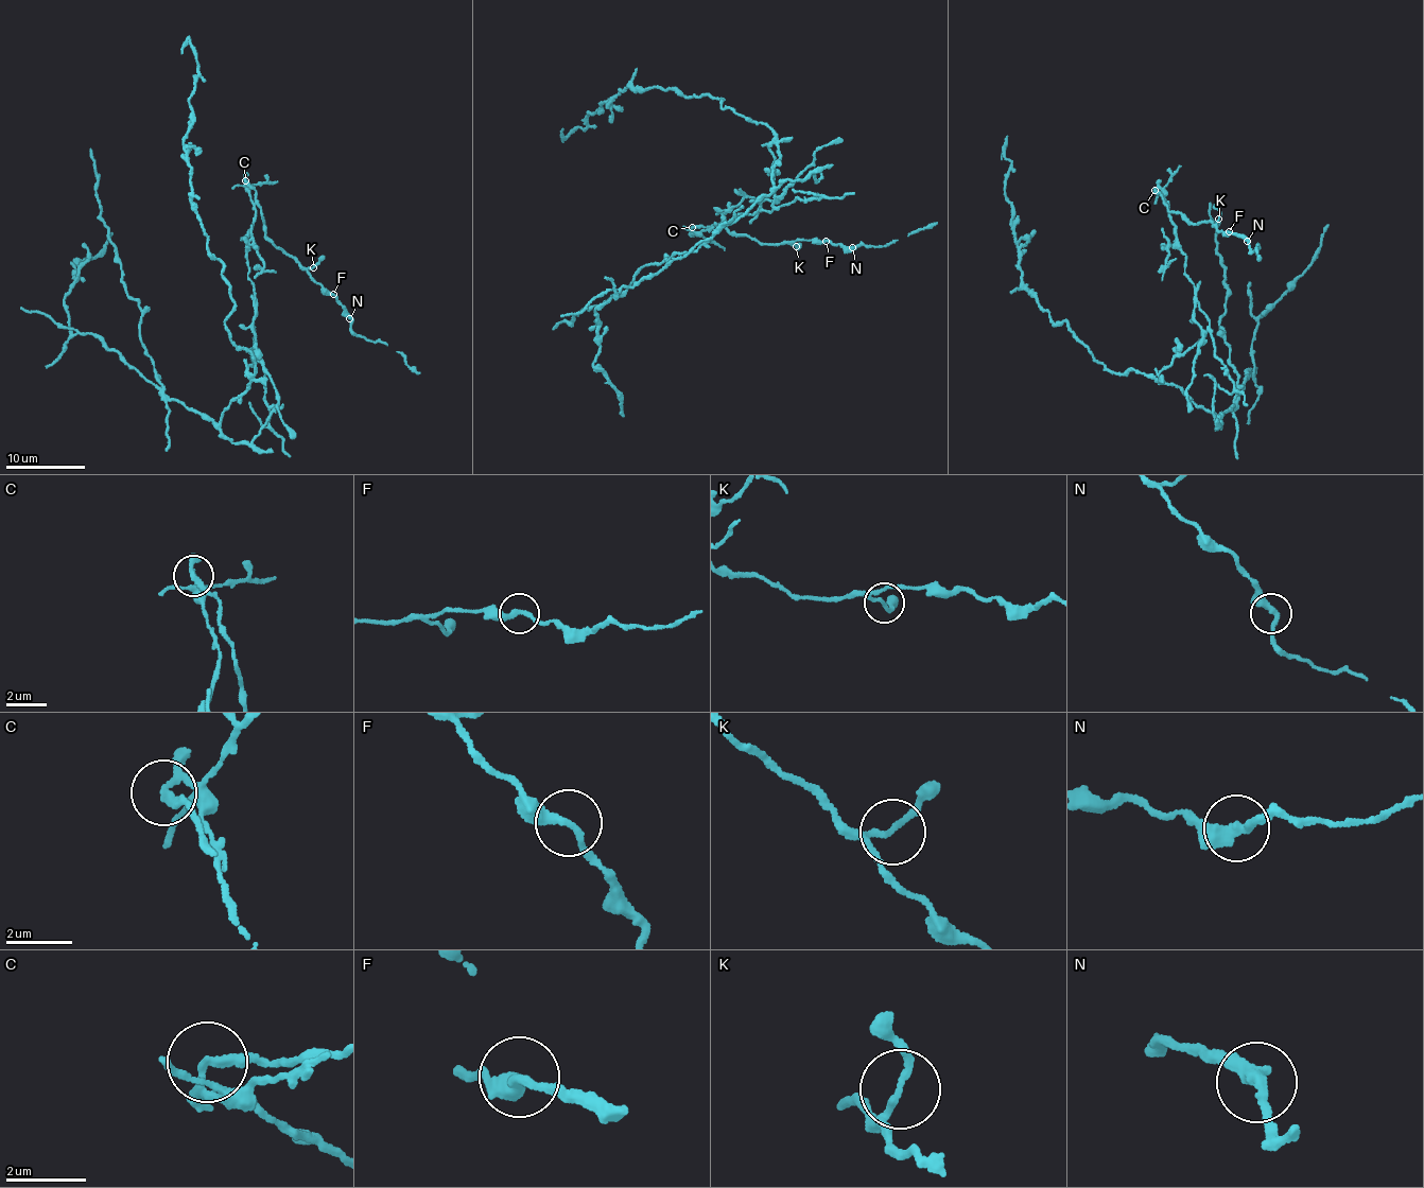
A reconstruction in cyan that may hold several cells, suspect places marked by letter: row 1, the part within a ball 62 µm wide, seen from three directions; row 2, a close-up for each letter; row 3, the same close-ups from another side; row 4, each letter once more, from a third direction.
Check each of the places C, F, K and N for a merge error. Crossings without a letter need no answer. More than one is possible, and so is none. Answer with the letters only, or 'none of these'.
C

